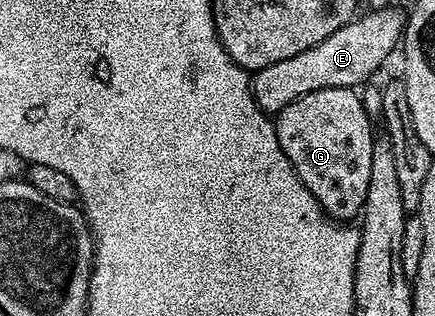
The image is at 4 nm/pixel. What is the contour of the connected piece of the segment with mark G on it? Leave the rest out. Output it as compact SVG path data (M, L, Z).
M354 87L322 88L297 97L289 106L285 106L274 117L276 138L289 158L293 167L308 190L317 198L317 202L328 217L341 222L351 222L360 215L363 203L367 201L369 190L369 170L373 170L373 146L376 133L371 133L371 120L367 117L367 108Z

